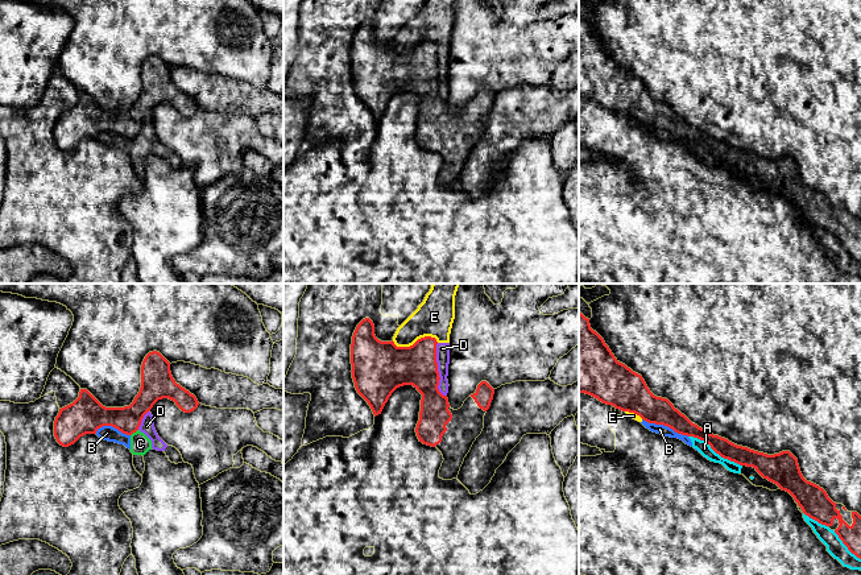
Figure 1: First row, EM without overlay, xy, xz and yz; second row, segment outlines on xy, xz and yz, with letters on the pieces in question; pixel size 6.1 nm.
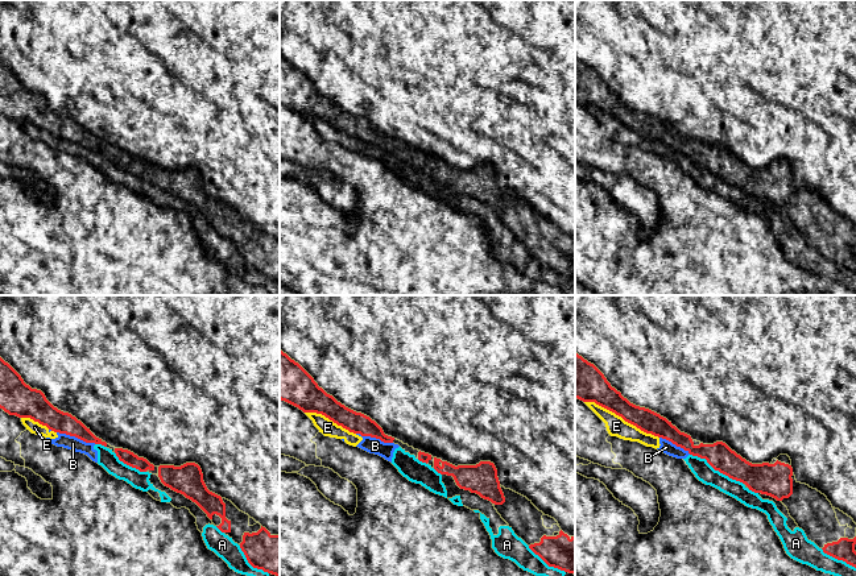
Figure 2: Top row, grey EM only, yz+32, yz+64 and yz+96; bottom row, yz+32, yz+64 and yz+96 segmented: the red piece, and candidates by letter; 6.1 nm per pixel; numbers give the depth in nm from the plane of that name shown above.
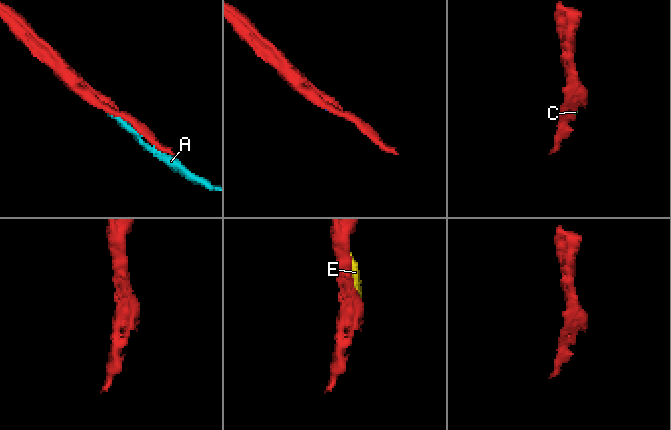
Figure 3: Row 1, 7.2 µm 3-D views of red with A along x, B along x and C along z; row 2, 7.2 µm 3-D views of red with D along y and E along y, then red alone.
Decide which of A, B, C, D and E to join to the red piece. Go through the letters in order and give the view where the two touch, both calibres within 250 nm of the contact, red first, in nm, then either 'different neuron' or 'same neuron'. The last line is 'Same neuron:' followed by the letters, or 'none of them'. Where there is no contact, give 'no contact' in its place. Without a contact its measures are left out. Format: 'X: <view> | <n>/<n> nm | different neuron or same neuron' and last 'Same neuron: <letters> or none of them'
A: yz | 110/80 nm | different neuron
B: yz | 190/60 nm | different neuron
C: xy | 160/120 nm | different neuron
D: xz | 240/80 nm | different neuron
E: xz | 300/240 nm | different neuron
Same neuron: none of them

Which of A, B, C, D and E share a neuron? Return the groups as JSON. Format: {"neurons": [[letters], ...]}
{"neurons": [["A", "B", "C", "D", "E"]]}

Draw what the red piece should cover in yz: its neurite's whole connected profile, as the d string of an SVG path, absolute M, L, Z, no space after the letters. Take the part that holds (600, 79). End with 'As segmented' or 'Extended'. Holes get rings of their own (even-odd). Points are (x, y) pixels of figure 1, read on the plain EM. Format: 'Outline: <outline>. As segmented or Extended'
Outline: M581 17L579 98L589 99L622 116L634 117L649 128L663 129L678 138L704 145L721 162L753 171L763 183L788 197L806 220L833 235L848 255L861 264L861 220L848 216L843 208L833 207L823 193L807 186L798 164L790 156L767 160L737 150L692 128L667 103L654 100L641 79L620 67Z. Extended

